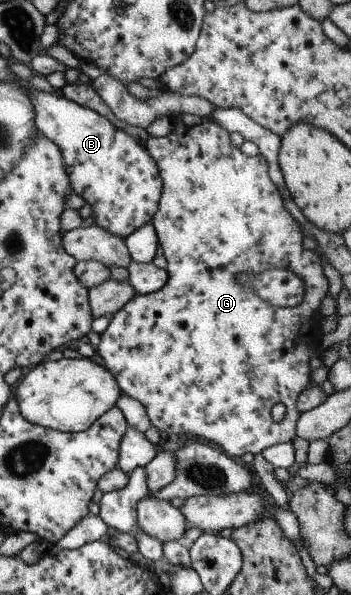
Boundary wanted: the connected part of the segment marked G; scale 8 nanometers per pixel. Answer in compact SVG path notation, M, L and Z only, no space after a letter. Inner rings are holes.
M179 113L176 117L179 117L179 121L177 121L177 125L174 126L170 136L159 138L149 136L145 145L147 153L157 163L159 175L161 175L161 199L159 199L159 207L157 207L155 215L153 215L152 224L157 238L159 238L159 244L163 247L168 281L159 292L137 294L129 303L125 303L121 310L111 317L107 329L99 334L100 343L95 350L99 352L101 359L103 359L105 369L111 371L113 377L117 379L117 385L119 385L122 393L139 401L145 407L150 423L157 428L161 435L192 435L193 439L211 443L229 458L239 460L245 453L261 453L263 449L272 445L292 442L297 436L295 425L297 425L299 415L301 415L299 409L297 409L297 397L299 397L299 393L309 387L309 381L311 381L312 371L309 359L312 356L319 355L315 351L315 347L311 346L320 340L320 334L317 332L318 320L323 316L319 312L319 307L321 307L323 297L327 297L329 283L325 273L323 273L323 265L321 265L319 255L303 247L304 237L301 229L299 229L301 220L297 213L285 209L282 195L269 177L269 165L267 165L265 157L260 155L247 157L247 155L241 153L239 147L235 147L231 143L229 131L219 127L214 120L209 121L209 119L187 113ZM273 267L289 269L303 279L304 301L302 303L291 308L273 307L273 305L265 303L255 291L251 291L249 285L243 285L243 283L237 281L239 273L261 273L261 271L267 271L267 269L273 269ZM277 403L283 403L286 407L285 419L279 424L271 419L271 409Z

